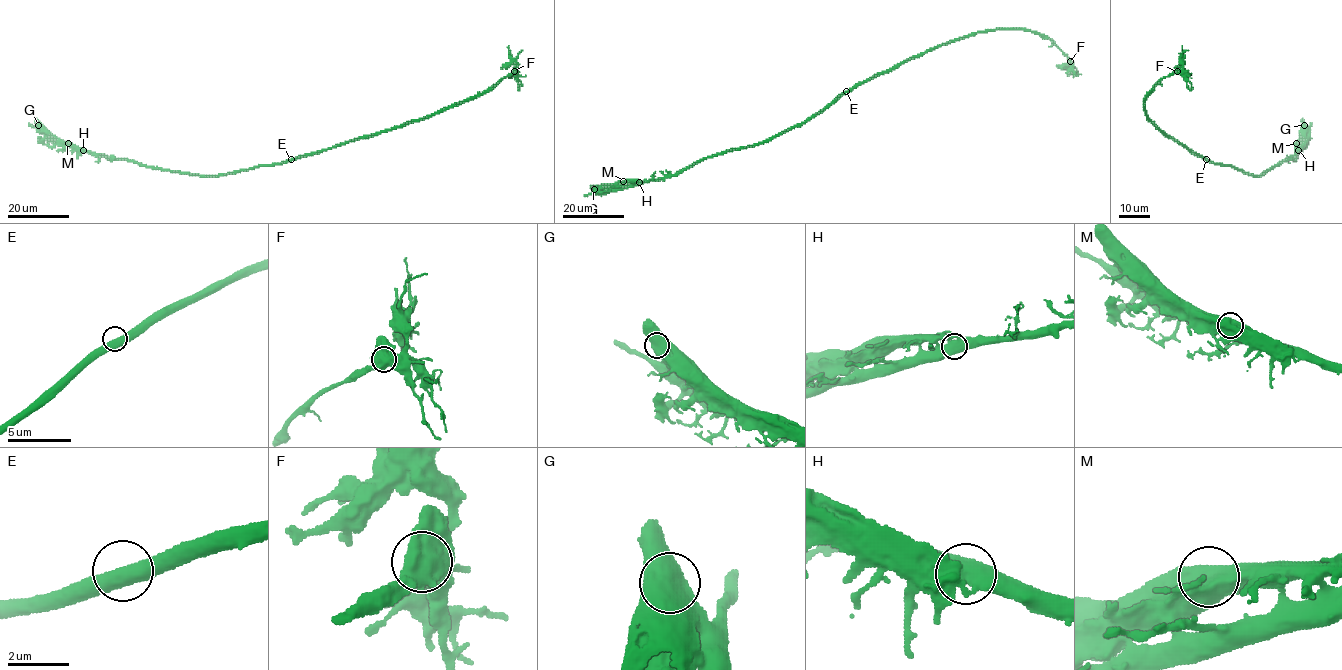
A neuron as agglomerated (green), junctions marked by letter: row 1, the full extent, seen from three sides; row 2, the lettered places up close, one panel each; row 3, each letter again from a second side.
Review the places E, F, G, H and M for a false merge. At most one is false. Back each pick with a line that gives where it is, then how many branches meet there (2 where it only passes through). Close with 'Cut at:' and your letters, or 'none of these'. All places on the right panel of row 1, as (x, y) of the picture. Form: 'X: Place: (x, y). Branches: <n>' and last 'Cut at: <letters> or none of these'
Cut at: none of these

